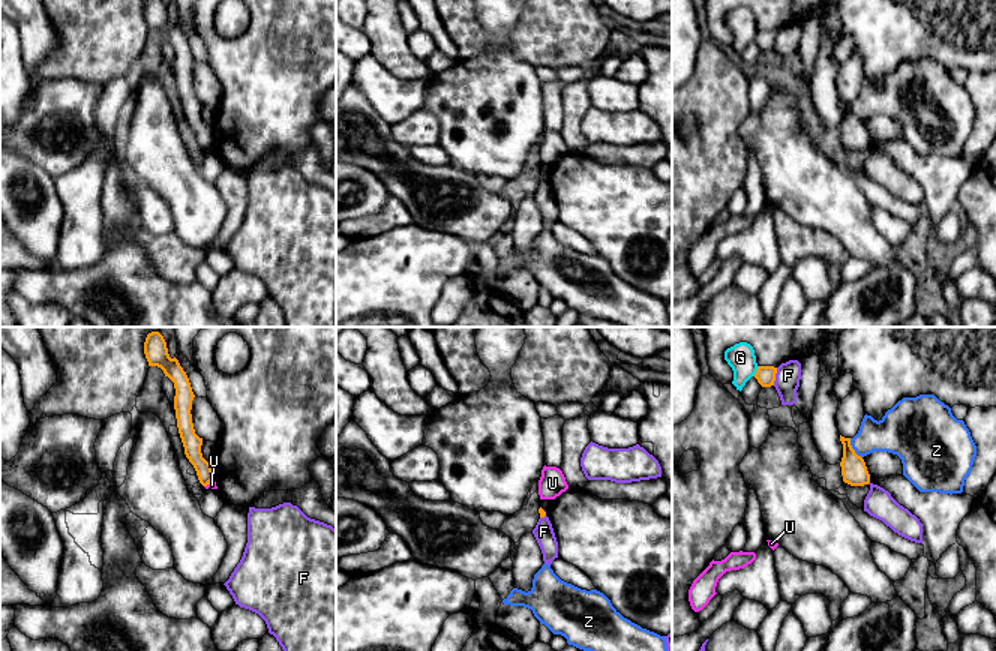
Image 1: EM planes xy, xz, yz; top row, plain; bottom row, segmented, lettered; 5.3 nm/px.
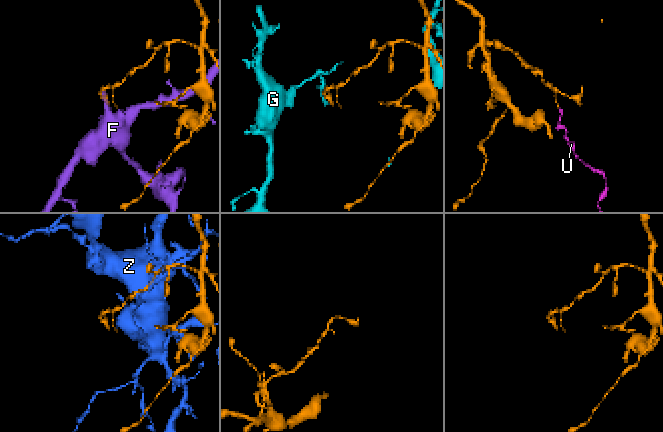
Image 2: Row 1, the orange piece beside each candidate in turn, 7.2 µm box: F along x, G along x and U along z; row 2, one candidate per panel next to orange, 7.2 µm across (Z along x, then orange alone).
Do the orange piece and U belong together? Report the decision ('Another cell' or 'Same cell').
Another cell

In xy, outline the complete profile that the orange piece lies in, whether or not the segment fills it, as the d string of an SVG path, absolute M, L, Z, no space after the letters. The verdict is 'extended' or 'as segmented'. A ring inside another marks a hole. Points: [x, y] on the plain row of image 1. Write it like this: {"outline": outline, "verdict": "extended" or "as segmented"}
{"outline": "M147 0L144 6L144 18L148 30L158 30L174 46L174 74L177 82L178 98L184 111L184 118L194 129L198 144L202 150L213 144L212 129L202 122L202 102L195 98L192 87L192 64L195 62L189 42L178 24L168 18L164 0Z", "verdict": "as segmented"}

